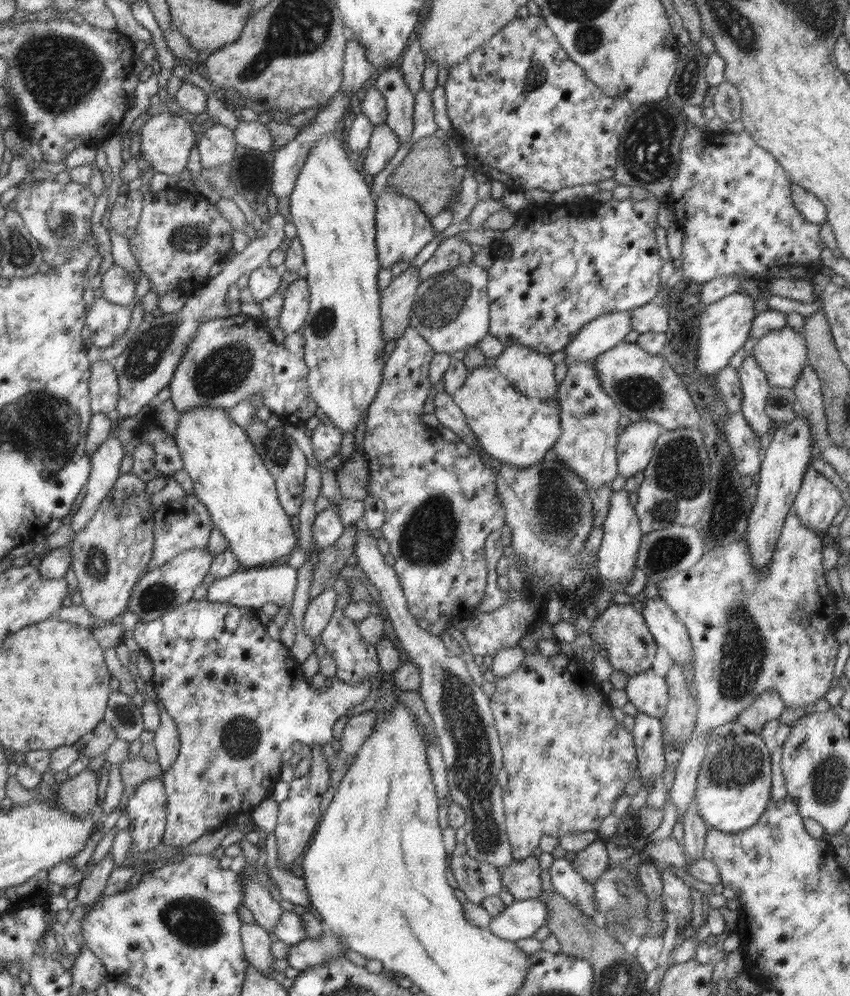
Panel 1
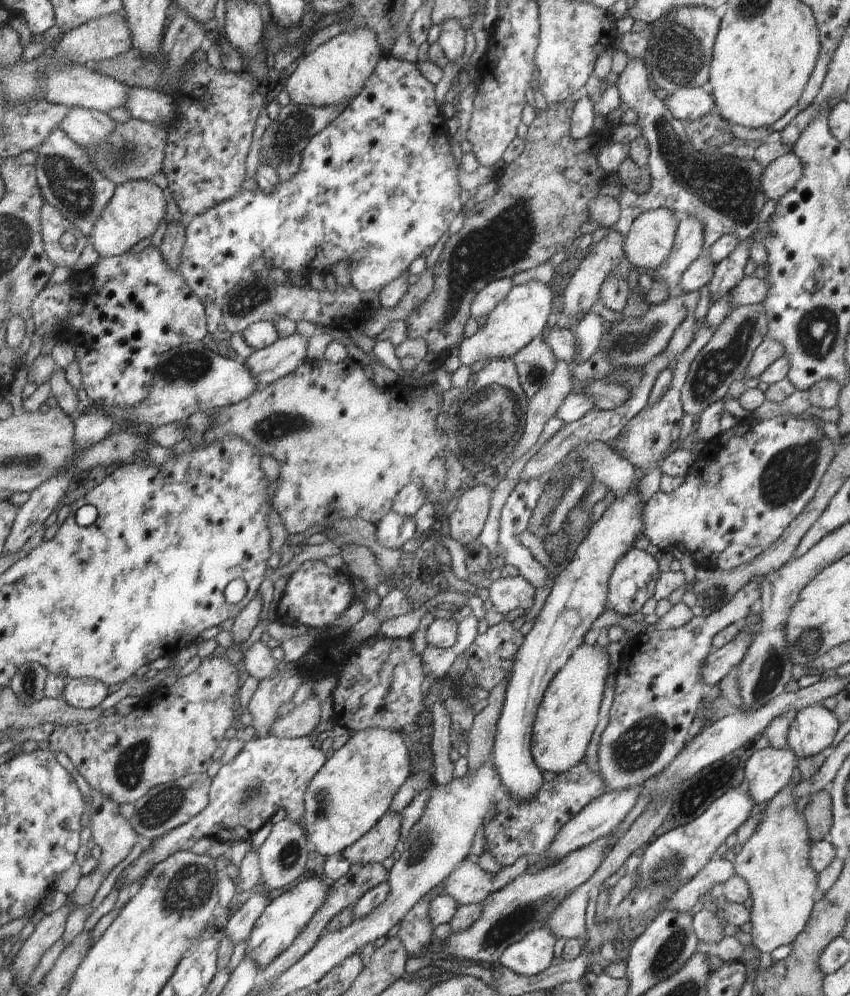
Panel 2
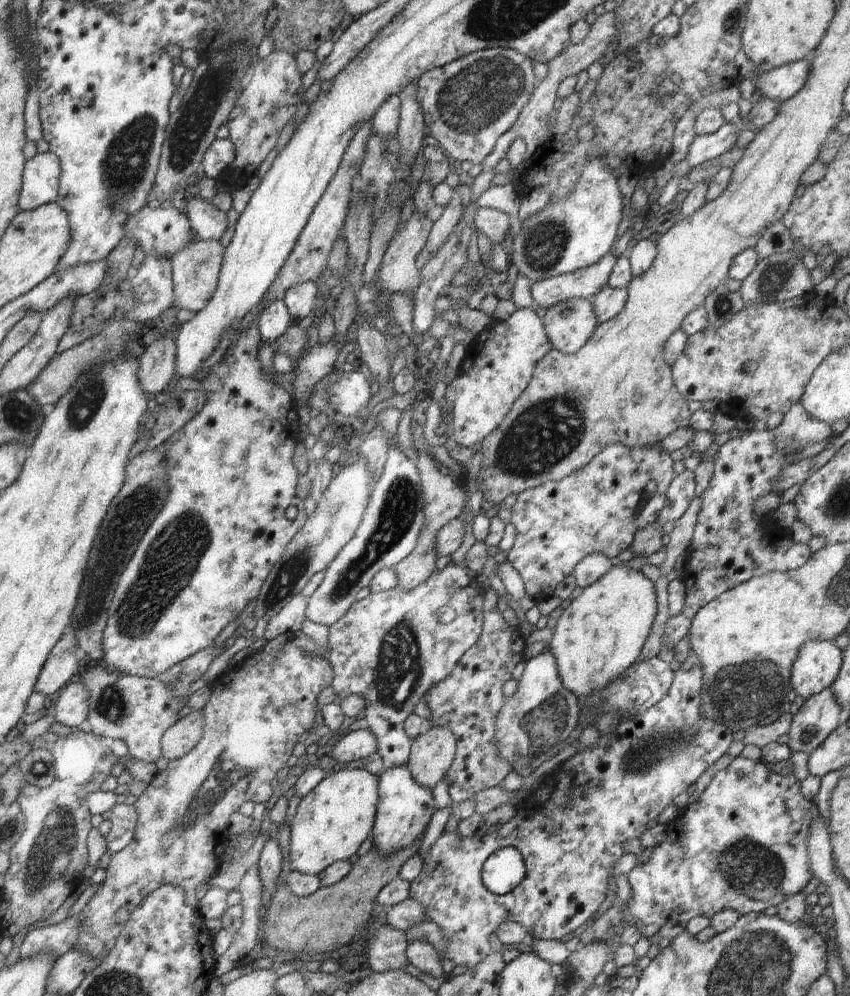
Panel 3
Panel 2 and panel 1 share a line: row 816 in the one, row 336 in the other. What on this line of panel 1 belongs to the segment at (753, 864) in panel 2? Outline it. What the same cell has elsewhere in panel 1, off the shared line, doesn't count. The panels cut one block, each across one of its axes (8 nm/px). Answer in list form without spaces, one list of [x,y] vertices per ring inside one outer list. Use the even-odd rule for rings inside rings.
[[[788,325],[757,339],[752,355],[772,387],[793,389],[807,364],[804,337]]]

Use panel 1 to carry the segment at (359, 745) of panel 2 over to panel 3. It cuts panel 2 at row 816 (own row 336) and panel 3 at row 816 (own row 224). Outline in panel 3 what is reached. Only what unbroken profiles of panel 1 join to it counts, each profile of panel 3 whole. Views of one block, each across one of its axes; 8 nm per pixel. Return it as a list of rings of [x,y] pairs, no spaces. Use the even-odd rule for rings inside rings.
[[[337,767],[300,800],[290,824],[290,864],[294,871],[318,875],[339,861],[349,861],[370,836],[378,807],[378,777],[368,770]]]

